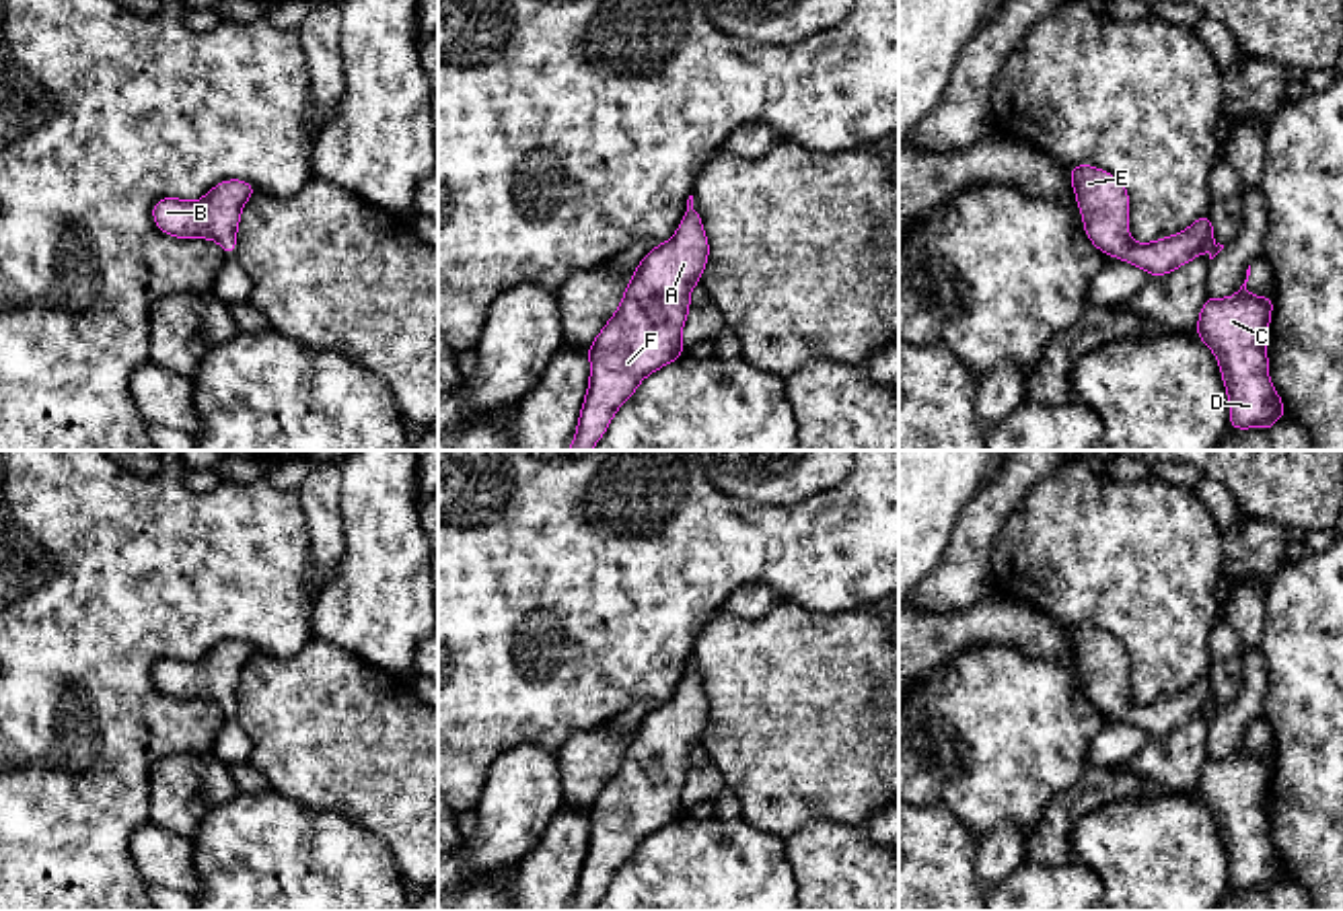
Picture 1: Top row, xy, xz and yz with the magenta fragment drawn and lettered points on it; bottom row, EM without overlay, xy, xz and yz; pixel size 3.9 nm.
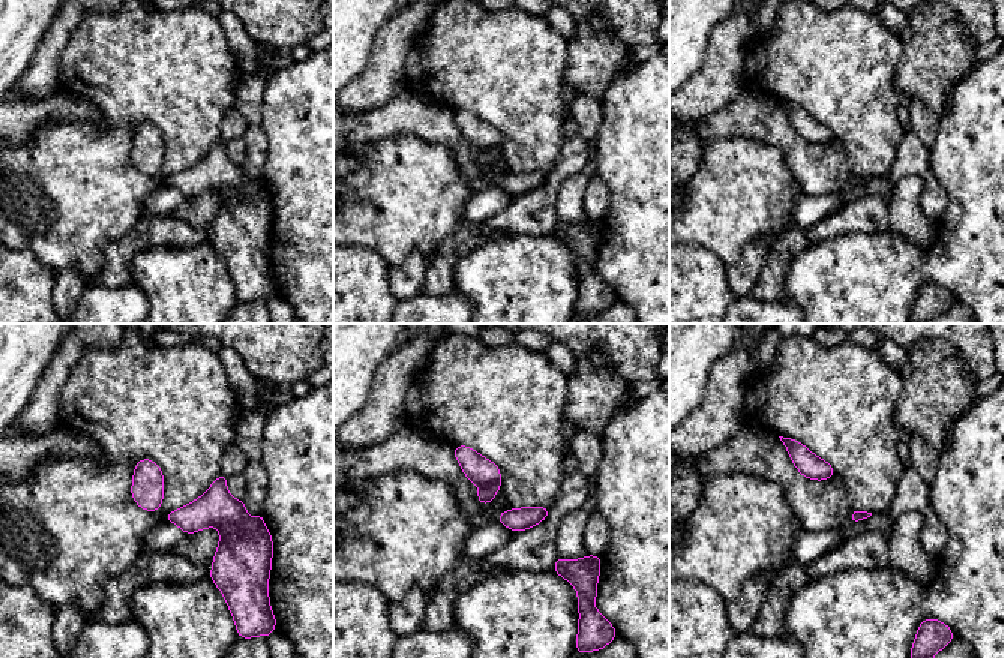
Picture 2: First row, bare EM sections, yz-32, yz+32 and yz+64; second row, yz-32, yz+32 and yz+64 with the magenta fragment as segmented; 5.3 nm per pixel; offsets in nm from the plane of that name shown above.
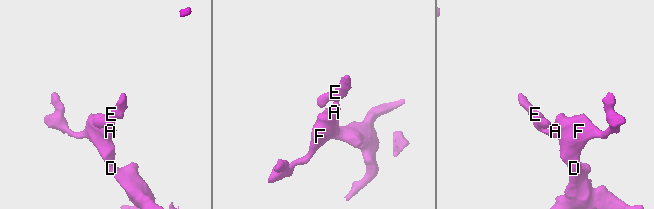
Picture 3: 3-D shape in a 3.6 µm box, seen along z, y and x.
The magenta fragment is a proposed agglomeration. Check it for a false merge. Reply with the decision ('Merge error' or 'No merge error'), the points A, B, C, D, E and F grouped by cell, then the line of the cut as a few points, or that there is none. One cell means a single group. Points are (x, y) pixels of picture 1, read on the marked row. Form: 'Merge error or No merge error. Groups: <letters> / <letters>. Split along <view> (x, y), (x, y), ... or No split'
No merge error. Groups: A B C D E F. No split

